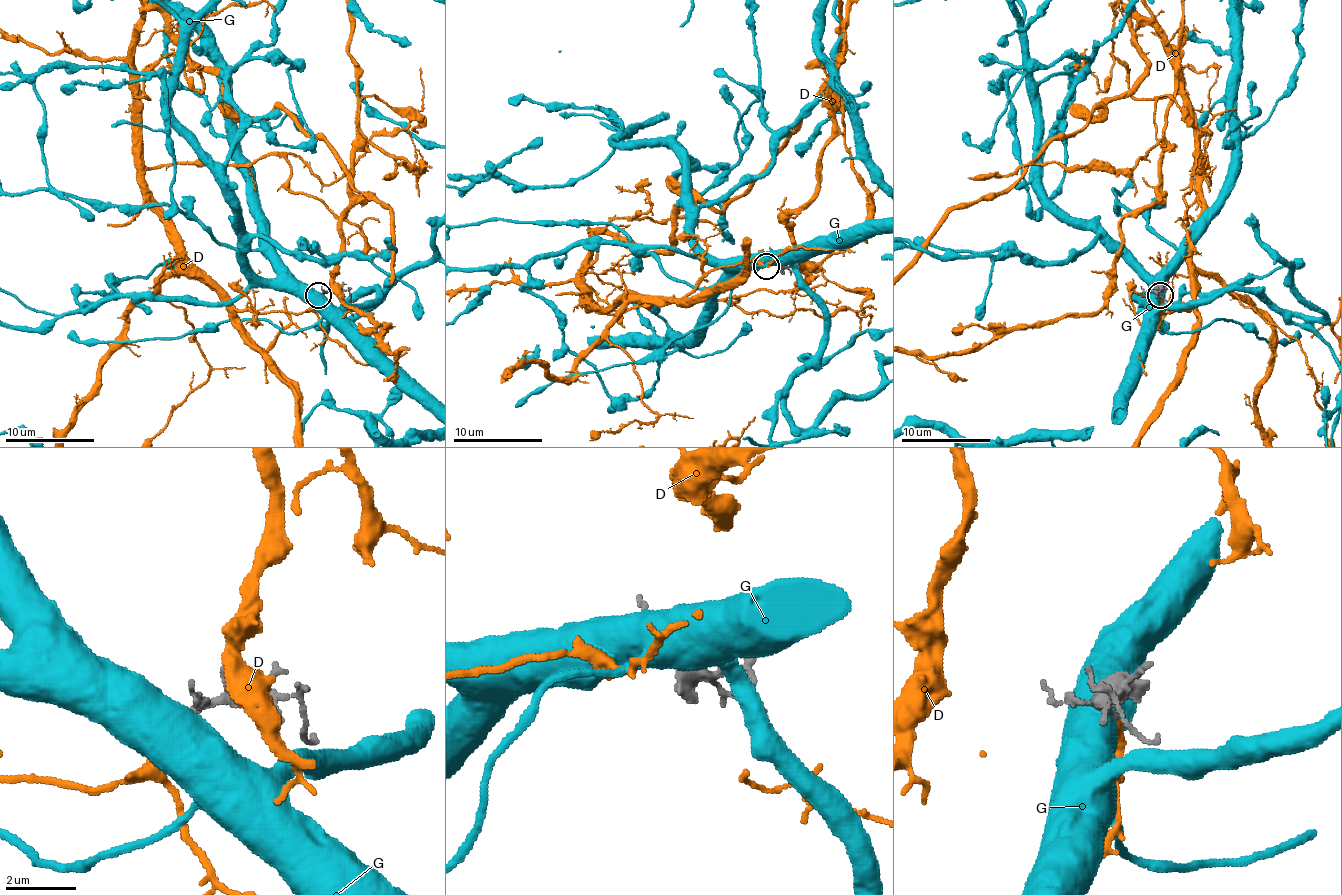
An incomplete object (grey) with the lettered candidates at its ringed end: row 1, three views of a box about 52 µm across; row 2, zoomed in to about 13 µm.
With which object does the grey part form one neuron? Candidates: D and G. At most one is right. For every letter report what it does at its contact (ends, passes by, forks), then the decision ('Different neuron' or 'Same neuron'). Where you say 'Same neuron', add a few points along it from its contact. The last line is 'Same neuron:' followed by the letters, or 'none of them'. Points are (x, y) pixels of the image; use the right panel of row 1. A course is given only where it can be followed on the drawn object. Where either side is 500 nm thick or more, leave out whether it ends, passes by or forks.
D: It ends there. Same neuron
G: Different neuron
Same neuron: D

